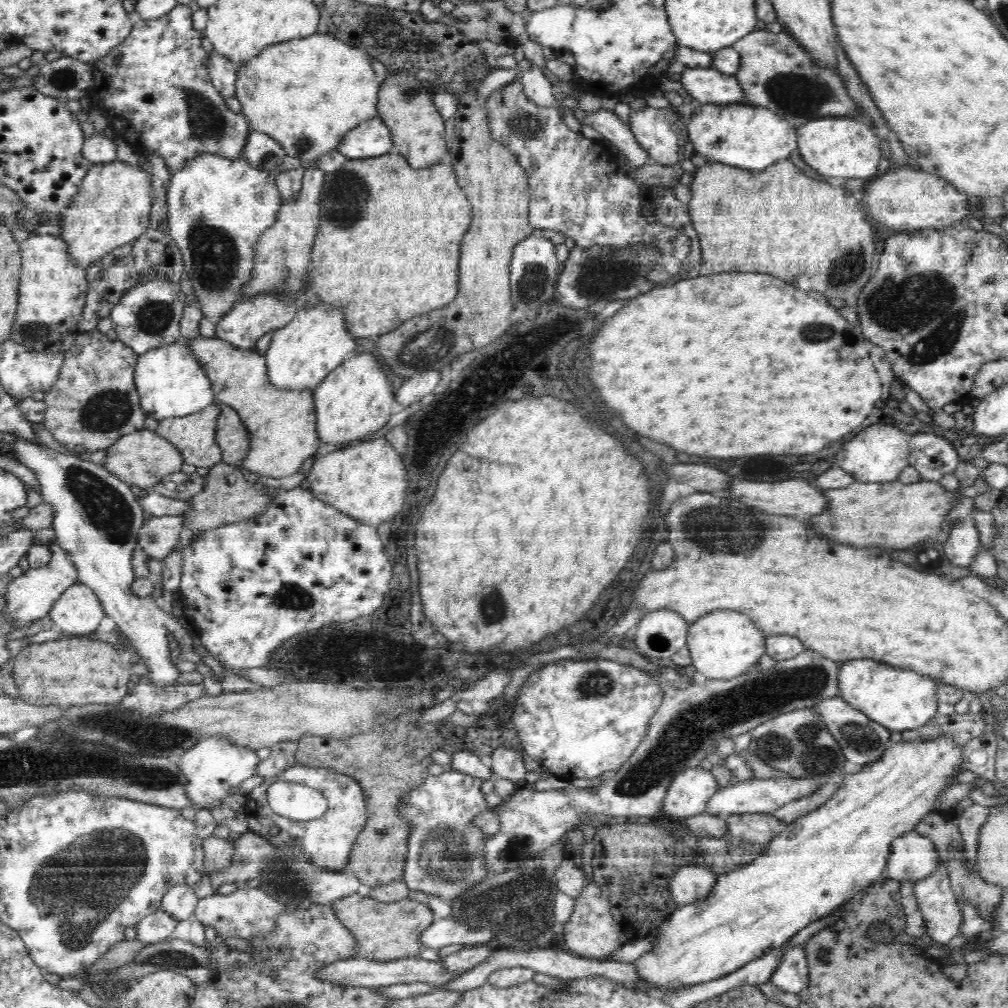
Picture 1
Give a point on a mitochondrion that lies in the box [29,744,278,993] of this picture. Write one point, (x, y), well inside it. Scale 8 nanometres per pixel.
(176, 958)

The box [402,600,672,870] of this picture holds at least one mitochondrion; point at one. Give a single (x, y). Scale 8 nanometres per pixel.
(594, 683)

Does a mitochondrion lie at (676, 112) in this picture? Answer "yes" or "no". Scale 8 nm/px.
no

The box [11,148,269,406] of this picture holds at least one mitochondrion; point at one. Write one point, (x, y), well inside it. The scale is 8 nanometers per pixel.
(214, 251)

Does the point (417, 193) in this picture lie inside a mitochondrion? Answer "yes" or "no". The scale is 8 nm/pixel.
no

